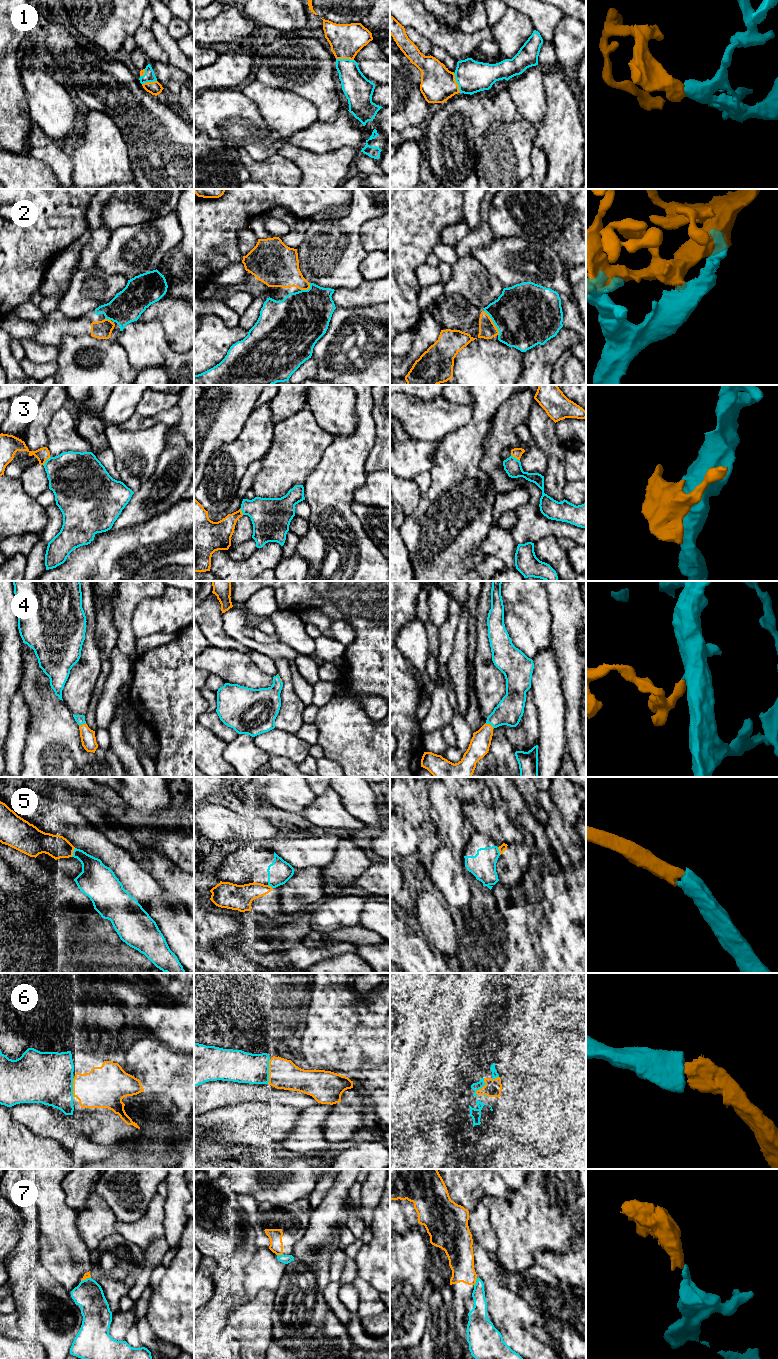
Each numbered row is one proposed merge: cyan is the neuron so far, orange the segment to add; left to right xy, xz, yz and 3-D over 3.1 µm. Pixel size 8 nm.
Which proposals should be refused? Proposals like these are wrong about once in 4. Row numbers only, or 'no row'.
5, 7

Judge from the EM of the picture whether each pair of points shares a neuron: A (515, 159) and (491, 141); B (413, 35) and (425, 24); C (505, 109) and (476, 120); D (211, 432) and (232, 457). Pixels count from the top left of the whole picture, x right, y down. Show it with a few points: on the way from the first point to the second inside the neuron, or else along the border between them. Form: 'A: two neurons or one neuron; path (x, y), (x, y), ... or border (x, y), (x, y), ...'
A: one neuron; path (509, 159), (497, 147)
B: two neurons; border (404, 26), (414, 28), (434, 44)
C: one neuron; path (498, 112), (483, 116)
D: two neurons; border (242, 431), (233, 440), (220, 445), (207, 462)

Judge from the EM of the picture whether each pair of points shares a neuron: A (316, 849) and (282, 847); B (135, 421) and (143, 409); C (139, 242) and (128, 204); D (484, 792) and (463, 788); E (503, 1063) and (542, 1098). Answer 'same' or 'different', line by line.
A: same
B: different
C: different
D: same
E: different

